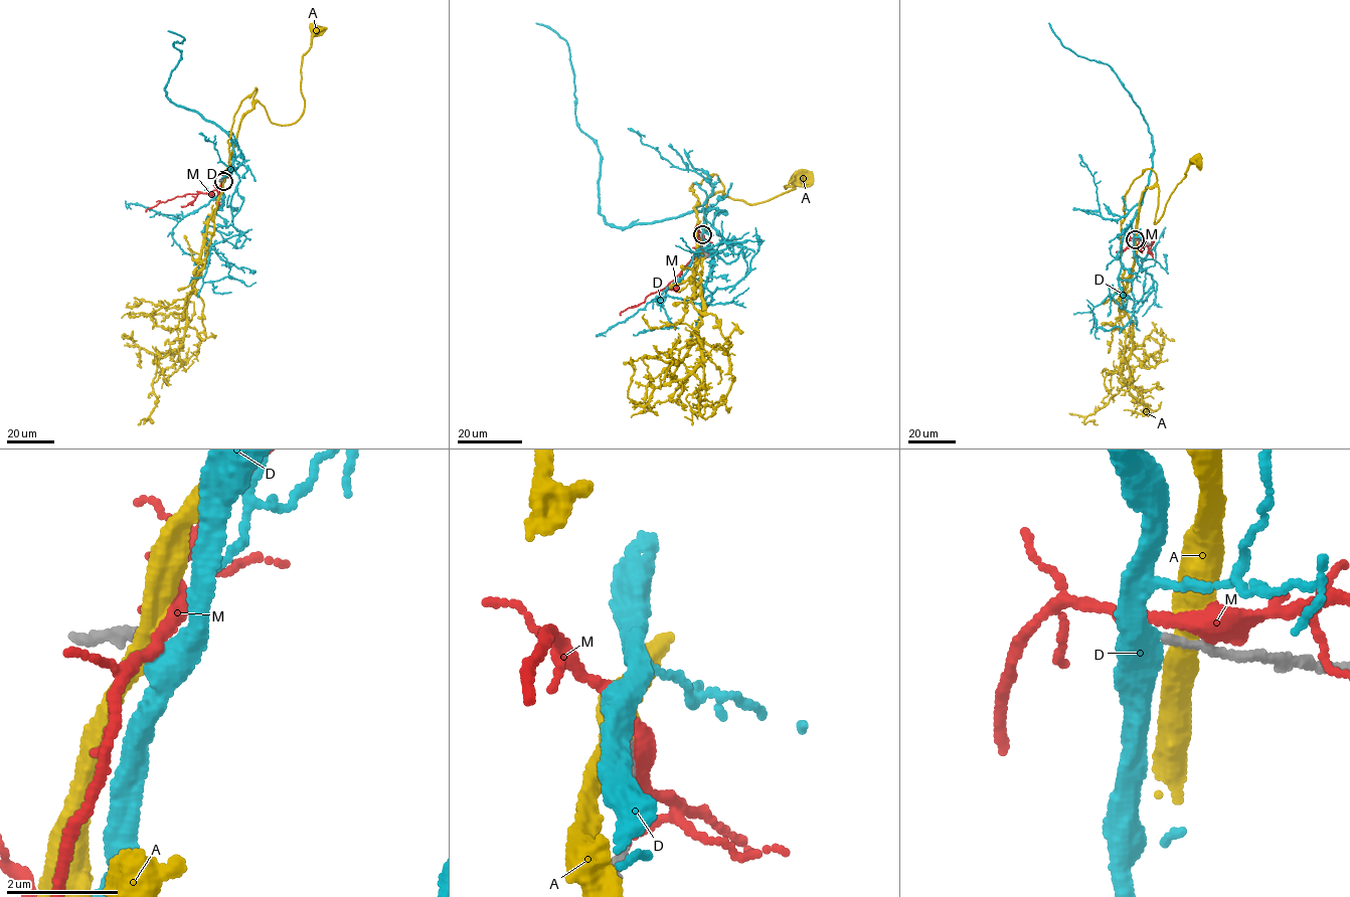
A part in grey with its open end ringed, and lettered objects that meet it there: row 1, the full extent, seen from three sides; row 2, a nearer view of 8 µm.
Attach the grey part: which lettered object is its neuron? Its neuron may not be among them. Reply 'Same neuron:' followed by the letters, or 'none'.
Same neuron: D

